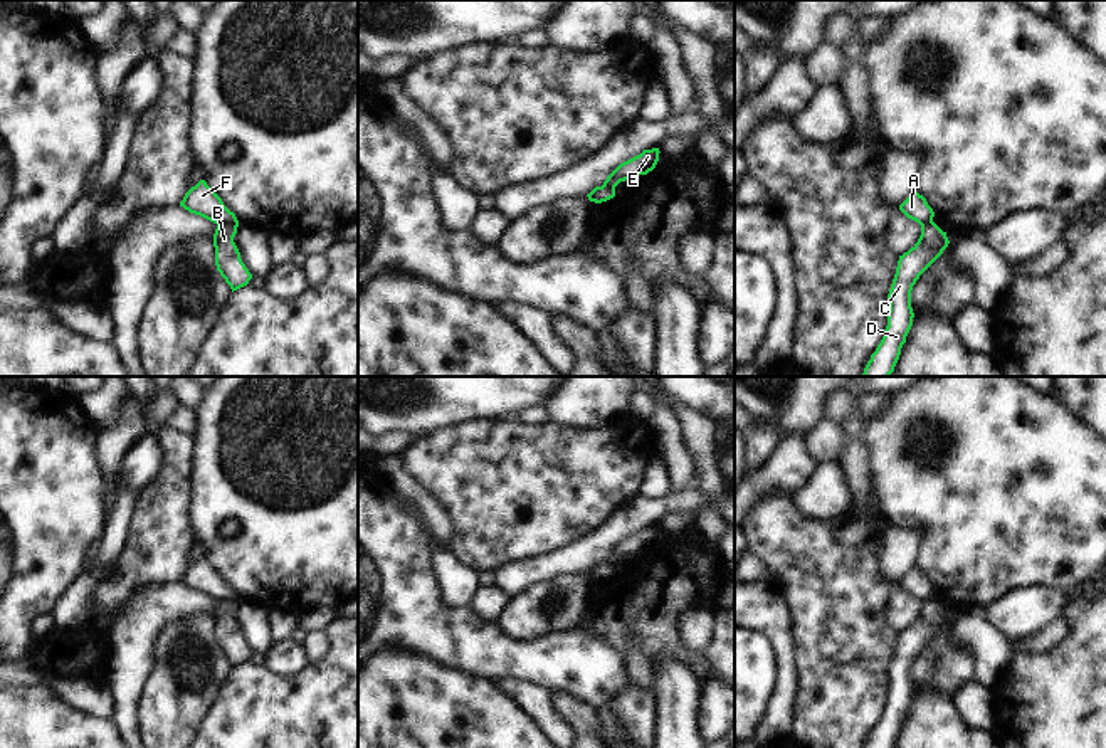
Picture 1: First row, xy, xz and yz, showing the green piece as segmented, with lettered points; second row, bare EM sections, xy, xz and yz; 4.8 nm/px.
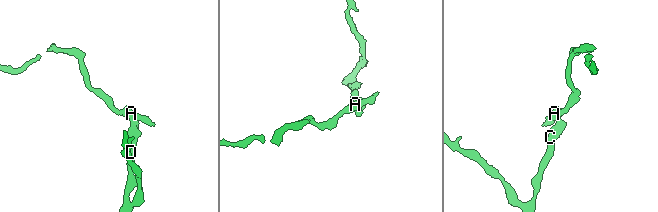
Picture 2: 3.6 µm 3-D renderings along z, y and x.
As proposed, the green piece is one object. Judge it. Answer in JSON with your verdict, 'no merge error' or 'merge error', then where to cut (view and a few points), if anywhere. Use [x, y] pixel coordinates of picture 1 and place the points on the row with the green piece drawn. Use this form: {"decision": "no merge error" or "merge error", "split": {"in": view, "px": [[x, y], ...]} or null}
{"decision": "merge error", "split": {"in": "xy", "px": [[237, 224], [217, 226]]}}

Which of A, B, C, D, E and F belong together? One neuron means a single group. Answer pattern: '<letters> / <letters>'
A E F / B C D

